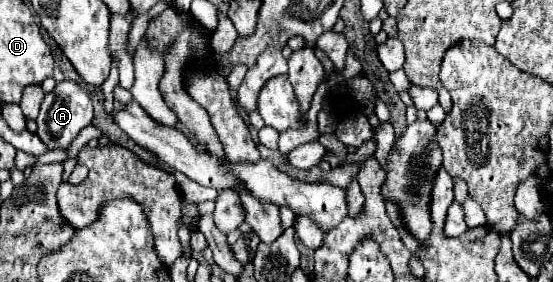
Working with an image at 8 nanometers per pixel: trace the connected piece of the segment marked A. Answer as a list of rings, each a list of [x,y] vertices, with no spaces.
[[[73,80],[59,82],[41,104],[41,112],[37,116],[37,134],[49,148],[69,148],[73,138],[93,120],[93,104],[89,94]]]

